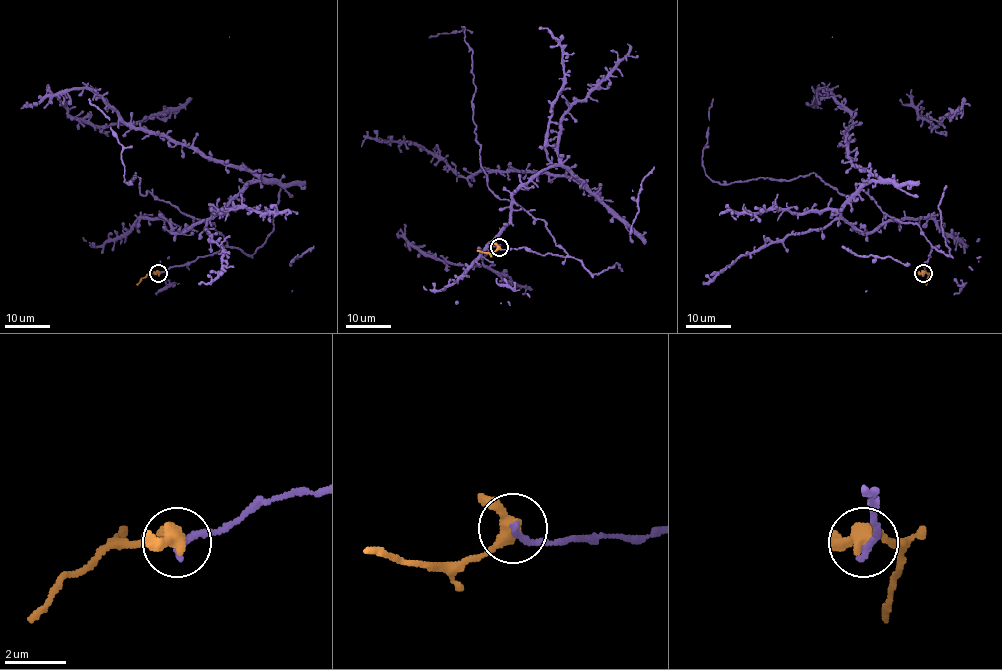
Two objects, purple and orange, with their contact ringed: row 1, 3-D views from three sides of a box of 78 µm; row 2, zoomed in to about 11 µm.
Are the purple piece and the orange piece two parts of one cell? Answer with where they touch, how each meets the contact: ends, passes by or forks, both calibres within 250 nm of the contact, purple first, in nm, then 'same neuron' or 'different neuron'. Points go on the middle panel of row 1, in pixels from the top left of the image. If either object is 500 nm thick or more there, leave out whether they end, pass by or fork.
place (499, 247); purple ends; orange passes by; calibres 240 and 440 nm; same neuron

